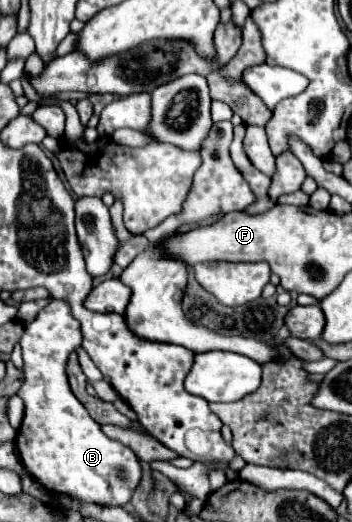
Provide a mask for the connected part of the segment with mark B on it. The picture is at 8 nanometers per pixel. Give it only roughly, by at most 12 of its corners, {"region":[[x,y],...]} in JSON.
{"region":[[47,299],[21,337],[17,449],[47,489],[125,505],[137,455],[67,381],[81,325]]}

